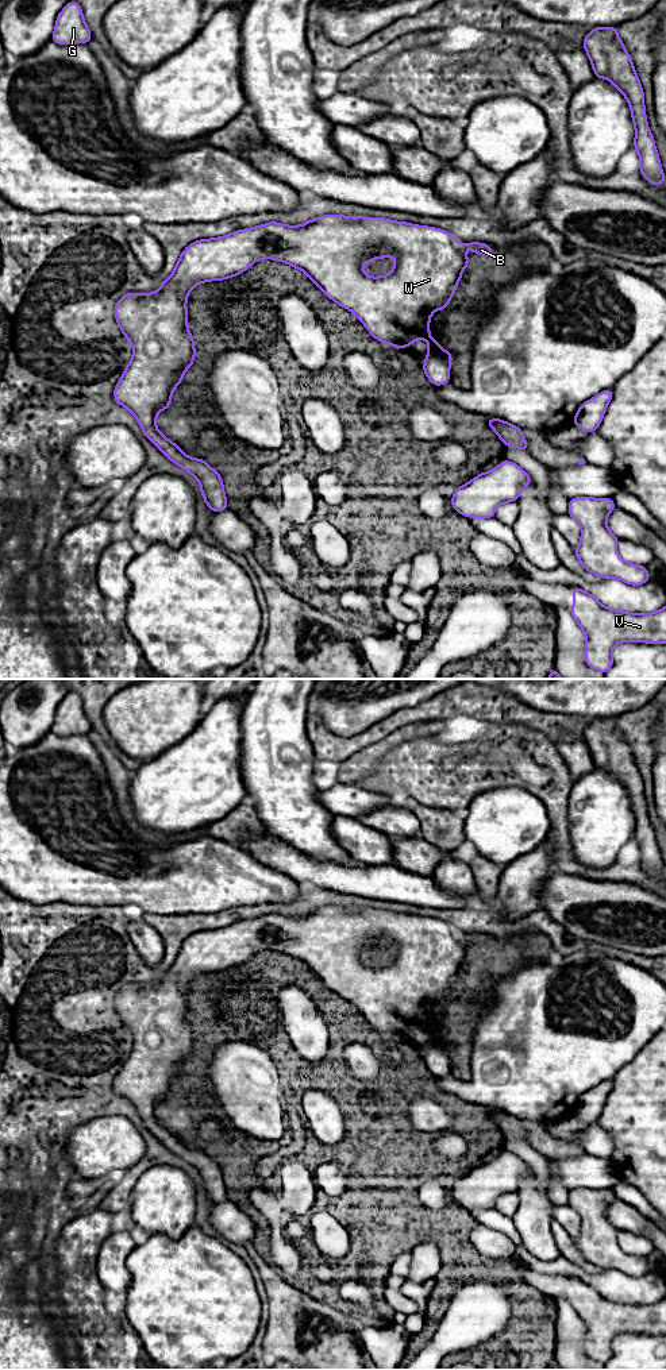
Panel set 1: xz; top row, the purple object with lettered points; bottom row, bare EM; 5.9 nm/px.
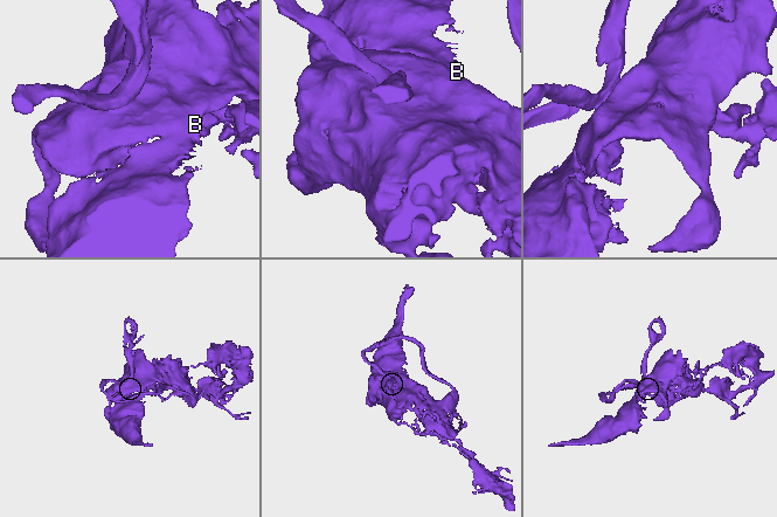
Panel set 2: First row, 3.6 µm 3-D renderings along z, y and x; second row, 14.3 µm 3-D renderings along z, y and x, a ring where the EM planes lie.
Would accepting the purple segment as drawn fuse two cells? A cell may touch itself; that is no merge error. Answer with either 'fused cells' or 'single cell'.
fused cells

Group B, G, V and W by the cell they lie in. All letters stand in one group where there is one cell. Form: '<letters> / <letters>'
B / G V W

